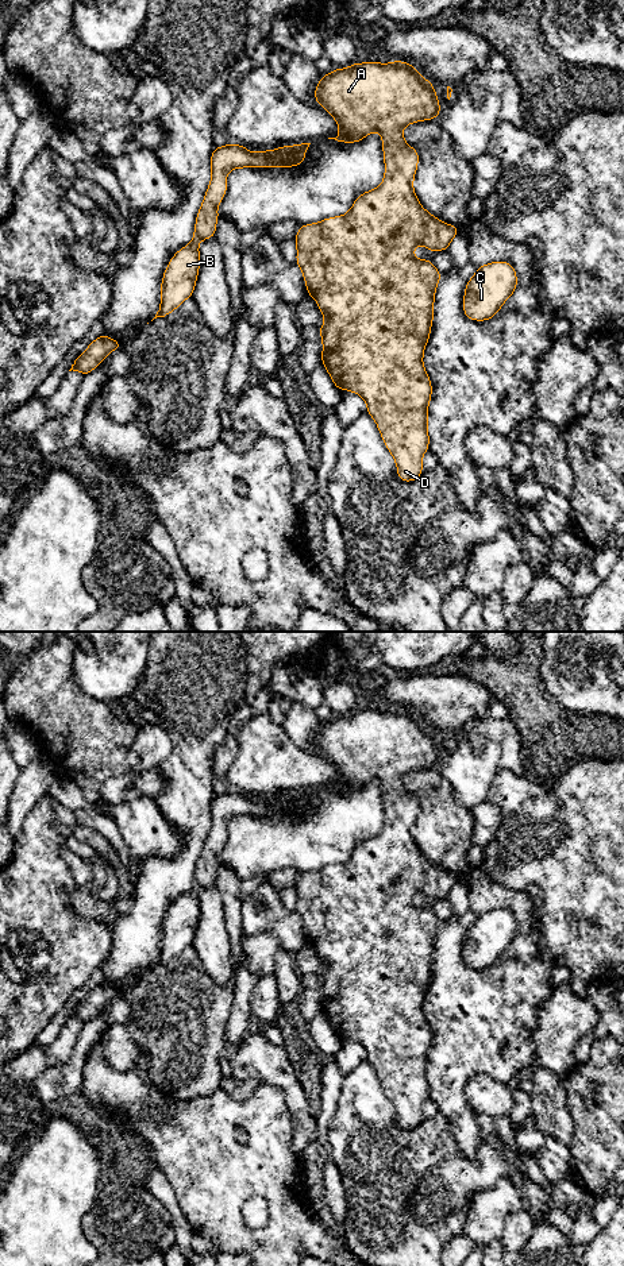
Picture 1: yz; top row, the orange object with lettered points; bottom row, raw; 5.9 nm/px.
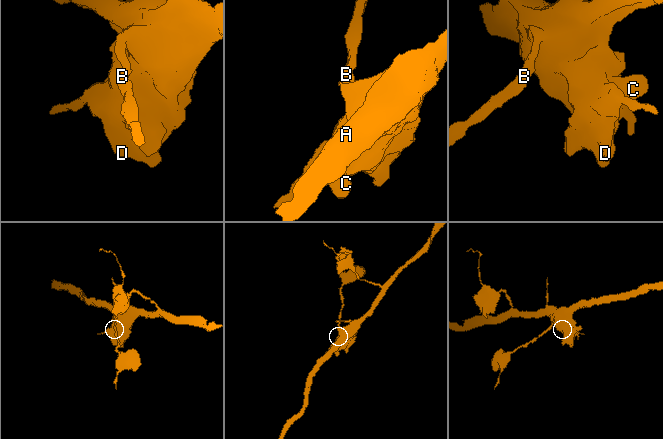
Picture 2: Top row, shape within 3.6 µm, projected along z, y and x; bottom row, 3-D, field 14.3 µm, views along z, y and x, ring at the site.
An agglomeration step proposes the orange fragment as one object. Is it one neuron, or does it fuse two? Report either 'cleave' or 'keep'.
keep

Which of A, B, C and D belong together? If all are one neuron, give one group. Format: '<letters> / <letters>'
A B C D

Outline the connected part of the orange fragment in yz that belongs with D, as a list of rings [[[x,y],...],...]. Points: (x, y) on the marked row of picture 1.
[[[369,61],[369,62],[365,62],[365,63],[359,63],[359,62],[354,62],[350,67],[343,67],[343,69],[334,69],[330,74],[326,74],[326,76],[321,76],[321,78],[319,80],[316,88],[315,88],[315,103],[320,104],[332,117],[334,120],[336,121],[338,127],[339,127],[339,134],[336,138],[328,138],[328,139],[335,139],[340,143],[358,143],[359,140],[365,139],[367,135],[370,135],[371,132],[378,132],[382,138],[382,153],[384,153],[384,165],[385,165],[385,174],[384,174],[384,180],[381,182],[381,185],[375,189],[371,189],[371,190],[367,190],[362,194],[359,194],[353,207],[350,208],[350,211],[346,213],[346,215],[342,215],[342,216],[335,216],[335,217],[327,217],[319,223],[311,223],[311,224],[304,224],[304,225],[300,225],[298,228],[298,232],[296,235],[296,238],[293,239],[296,247],[297,247],[297,255],[296,255],[296,263],[300,266],[301,269],[301,274],[305,279],[305,287],[307,287],[307,294],[309,294],[317,304],[323,317],[324,317],[324,325],[323,327],[317,327],[317,331],[320,332],[320,336],[321,336],[321,344],[323,344],[323,351],[321,351],[321,363],[323,366],[326,367],[328,375],[331,377],[335,387],[338,390],[347,390],[347,391],[351,391],[351,393],[355,393],[358,395],[361,395],[363,400],[365,400],[365,404],[366,404],[366,412],[371,416],[371,418],[375,421],[377,424],[377,428],[381,433],[381,437],[382,437],[382,441],[385,443],[386,445],[386,449],[392,453],[394,462],[396,462],[396,467],[397,467],[397,476],[400,480],[402,482],[413,482],[416,479],[420,478],[420,475],[423,474],[423,463],[421,463],[421,459],[424,456],[424,453],[427,452],[427,449],[430,448],[430,435],[428,435],[428,406],[430,406],[430,401],[431,401],[431,397],[432,397],[432,383],[431,383],[431,379],[430,379],[430,375],[428,373],[425,371],[424,368],[424,363],[423,363],[423,356],[424,356],[424,350],[425,350],[425,346],[430,340],[430,335],[431,335],[431,327],[432,327],[432,321],[434,321],[434,304],[435,304],[435,293],[436,293],[436,286],[439,283],[439,281],[442,279],[442,275],[439,273],[439,270],[435,267],[435,265],[428,260],[428,259],[416,259],[415,255],[413,255],[413,251],[415,251],[415,247],[417,244],[421,244],[424,246],[428,251],[447,251],[450,243],[452,242],[452,239],[457,236],[457,233],[459,232],[459,228],[455,227],[455,225],[451,225],[451,224],[447,224],[446,221],[442,221],[439,220],[438,217],[432,216],[427,209],[424,209],[421,205],[420,205],[420,201],[419,198],[416,197],[416,193],[415,193],[415,189],[413,189],[413,180],[415,180],[415,175],[416,175],[416,170],[417,170],[417,166],[419,166],[419,151],[416,148],[412,148],[404,139],[402,136],[402,131],[404,128],[408,126],[408,124],[412,124],[412,123],[419,123],[419,121],[424,121],[424,120],[432,120],[432,119],[436,119],[442,111],[440,105],[439,105],[439,99],[438,99],[438,94],[434,89],[434,84],[435,82],[430,82],[424,78],[423,74],[420,74],[415,66],[412,66],[411,63],[408,62],[404,62],[404,61],[393,61],[393,62],[389,62],[389,63],[380,63],[380,62],[375,62],[375,61]]]

